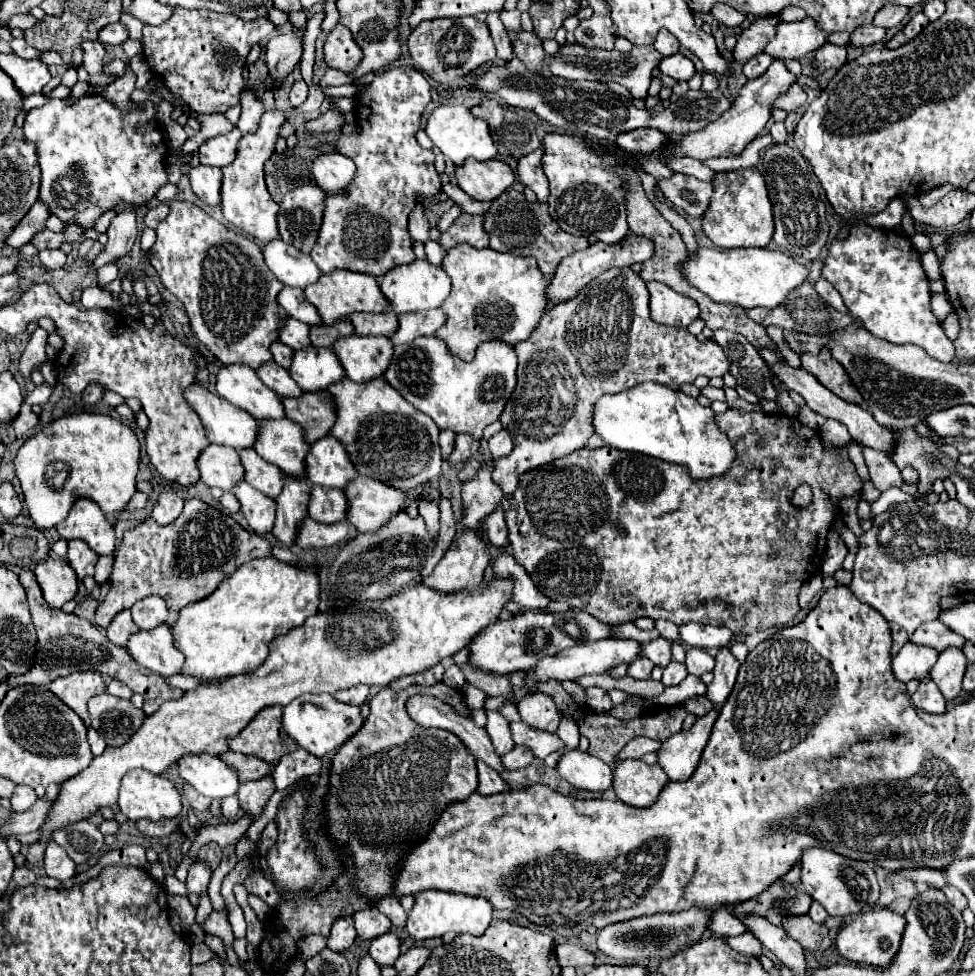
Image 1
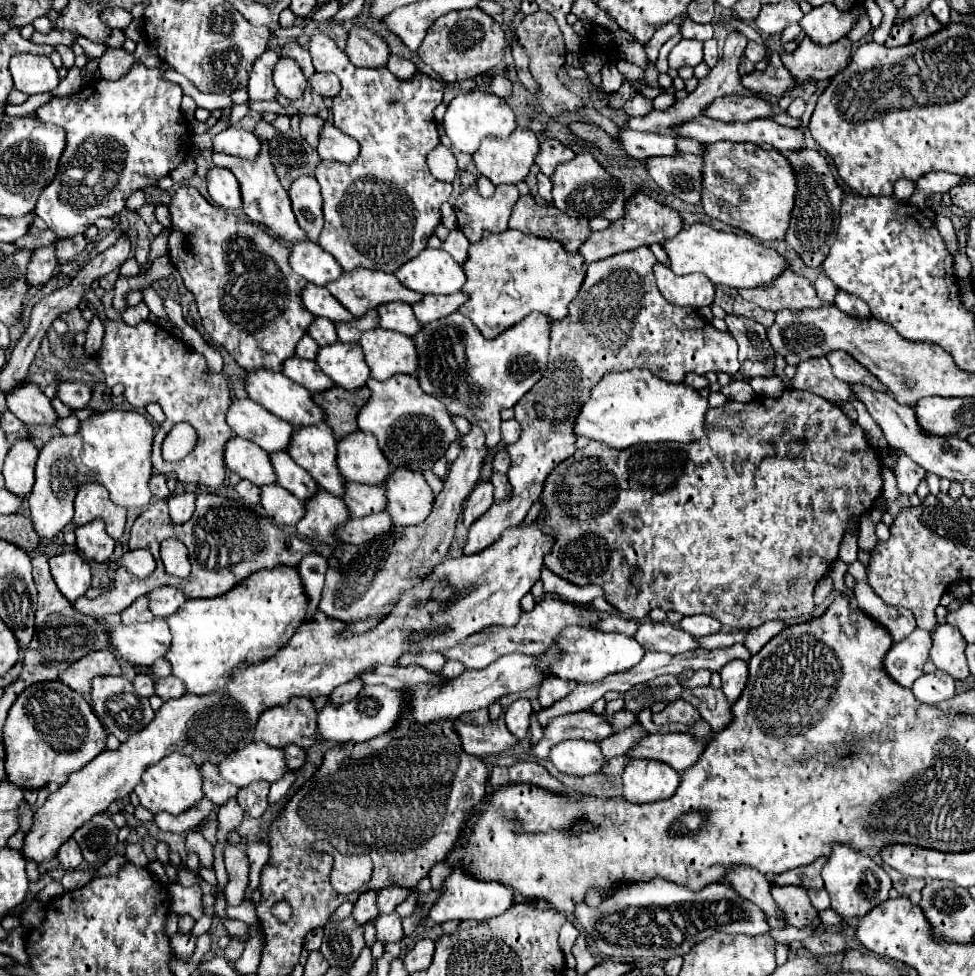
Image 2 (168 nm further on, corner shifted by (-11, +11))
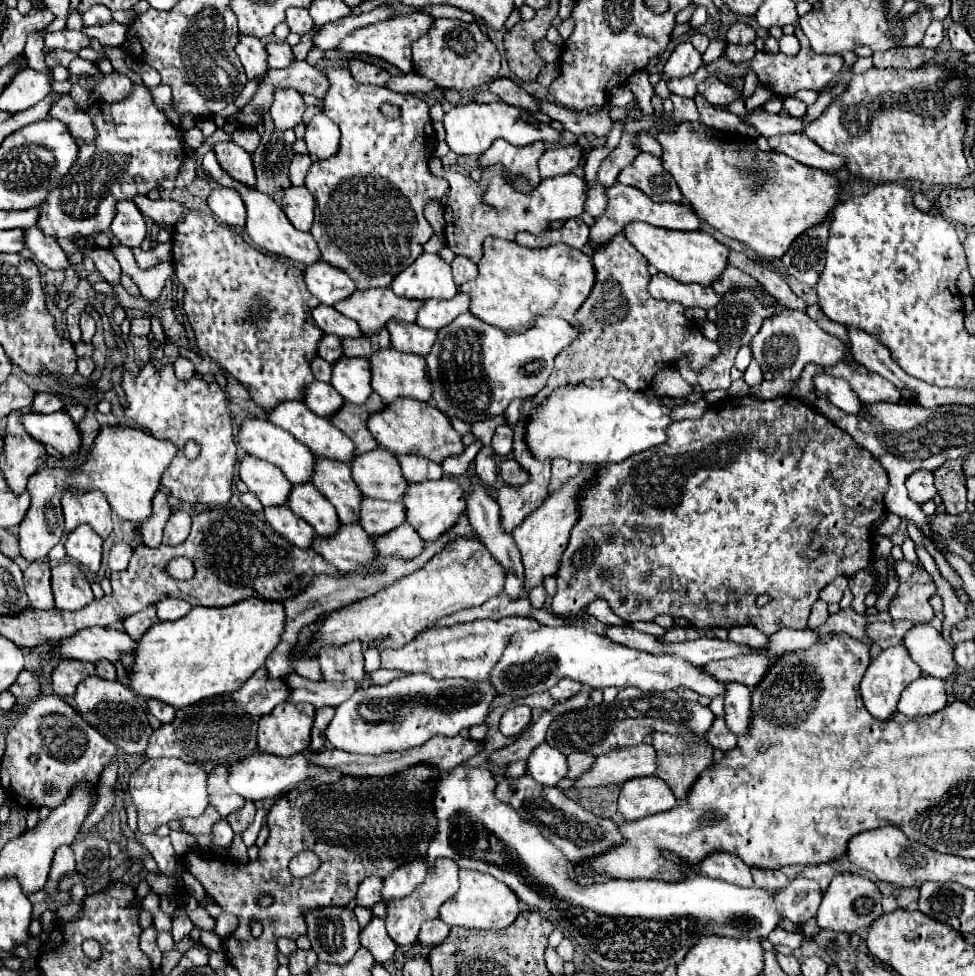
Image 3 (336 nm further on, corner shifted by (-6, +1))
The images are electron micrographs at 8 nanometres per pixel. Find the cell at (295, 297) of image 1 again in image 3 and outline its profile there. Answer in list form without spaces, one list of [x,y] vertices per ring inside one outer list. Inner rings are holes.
[[[318,305],[316,309],[312,309],[312,317],[316,321],[316,325],[326,331],[326,333],[334,333],[338,337],[360,337],[362,331],[358,327],[356,321],[344,317],[342,313],[338,313],[334,307],[328,305]]]

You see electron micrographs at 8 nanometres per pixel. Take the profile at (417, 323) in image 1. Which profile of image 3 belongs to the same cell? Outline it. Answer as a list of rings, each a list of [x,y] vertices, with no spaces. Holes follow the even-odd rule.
[[[456,293],[452,299],[448,301],[440,301],[440,299],[428,299],[420,311],[418,311],[418,319],[416,323],[420,327],[426,329],[442,329],[444,325],[452,323],[460,313],[466,313],[470,309],[470,299],[466,297],[466,293]]]

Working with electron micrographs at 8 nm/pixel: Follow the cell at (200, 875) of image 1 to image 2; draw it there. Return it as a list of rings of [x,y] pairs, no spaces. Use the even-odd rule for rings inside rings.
[[[171,885],[171,909],[175,913],[189,913],[197,921],[201,918],[201,887],[191,885],[191,887],[181,887],[181,885]]]

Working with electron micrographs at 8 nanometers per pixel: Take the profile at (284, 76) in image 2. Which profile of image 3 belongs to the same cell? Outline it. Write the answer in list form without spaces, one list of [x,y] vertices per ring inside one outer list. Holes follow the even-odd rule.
[[[280,89],[274,93],[270,115],[276,129],[286,131],[286,129],[294,129],[302,121],[304,109],[306,109],[304,99],[296,89]]]

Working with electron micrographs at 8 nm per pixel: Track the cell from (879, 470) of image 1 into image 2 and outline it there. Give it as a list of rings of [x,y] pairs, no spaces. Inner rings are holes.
[[[899,451],[899,459],[895,459],[893,473],[895,473],[895,479],[897,479],[899,491],[905,493],[905,495],[915,493],[919,481],[925,479],[925,471],[915,461],[907,459],[907,455],[903,451]]]

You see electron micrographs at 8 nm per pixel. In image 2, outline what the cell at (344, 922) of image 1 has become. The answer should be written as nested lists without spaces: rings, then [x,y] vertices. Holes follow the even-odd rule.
[[[363,891],[359,895],[359,899],[355,901],[351,915],[359,925],[365,925],[365,923],[377,919],[379,911],[377,911],[377,905],[375,905],[375,897],[377,897],[375,891]]]

